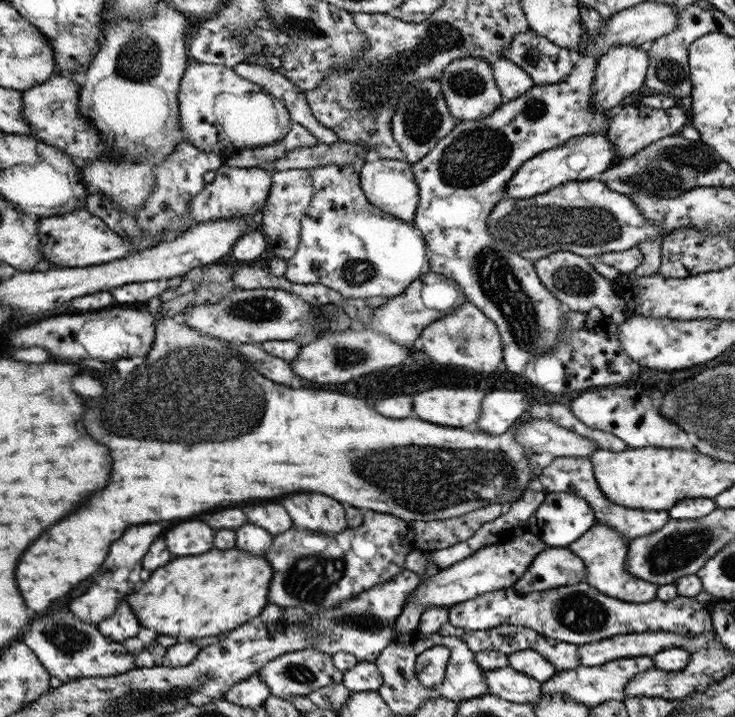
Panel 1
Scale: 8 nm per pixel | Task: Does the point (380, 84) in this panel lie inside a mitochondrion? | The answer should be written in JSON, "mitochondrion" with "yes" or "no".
{"mitochondrion":"yes"}

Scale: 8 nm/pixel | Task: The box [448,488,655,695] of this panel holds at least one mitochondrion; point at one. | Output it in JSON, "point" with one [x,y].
{"point":[578,611]}

